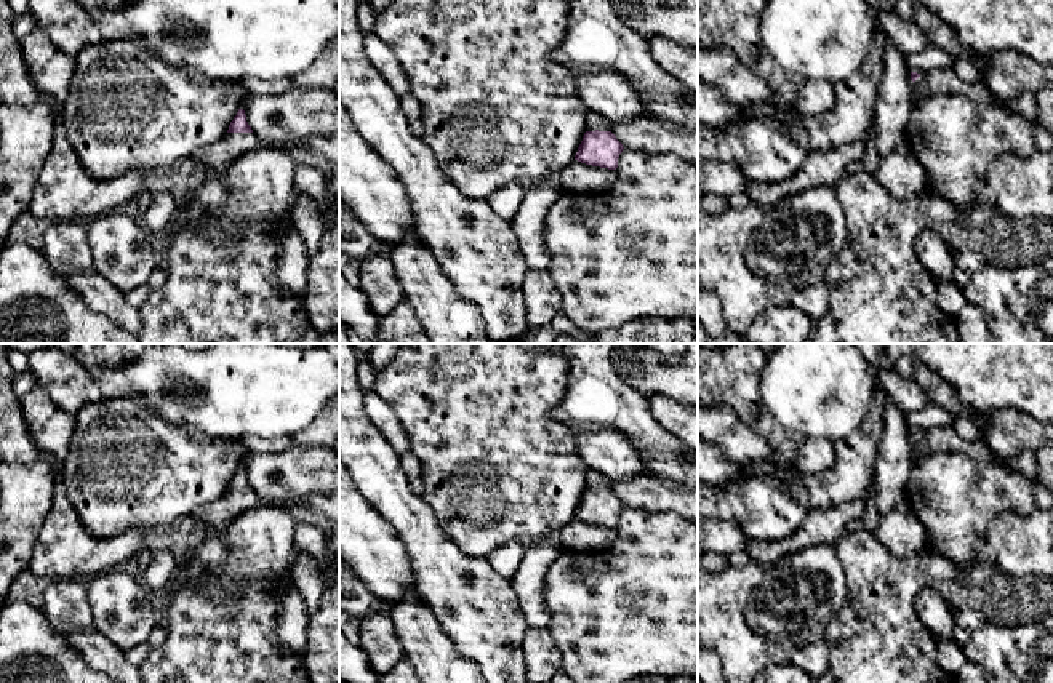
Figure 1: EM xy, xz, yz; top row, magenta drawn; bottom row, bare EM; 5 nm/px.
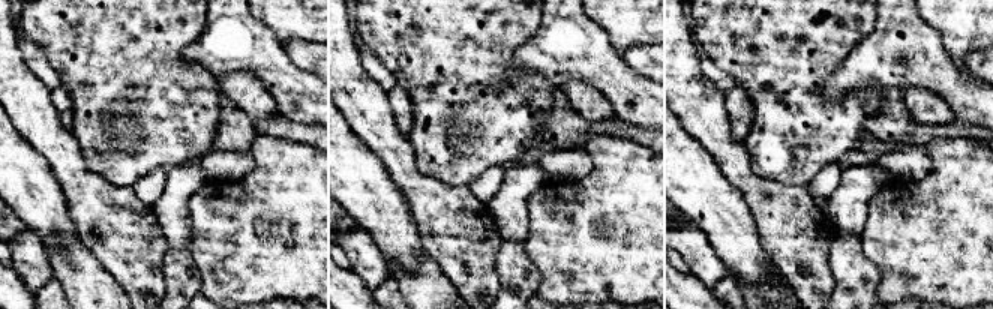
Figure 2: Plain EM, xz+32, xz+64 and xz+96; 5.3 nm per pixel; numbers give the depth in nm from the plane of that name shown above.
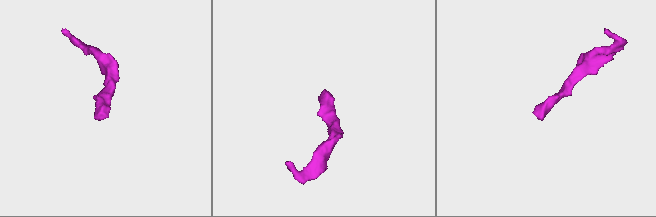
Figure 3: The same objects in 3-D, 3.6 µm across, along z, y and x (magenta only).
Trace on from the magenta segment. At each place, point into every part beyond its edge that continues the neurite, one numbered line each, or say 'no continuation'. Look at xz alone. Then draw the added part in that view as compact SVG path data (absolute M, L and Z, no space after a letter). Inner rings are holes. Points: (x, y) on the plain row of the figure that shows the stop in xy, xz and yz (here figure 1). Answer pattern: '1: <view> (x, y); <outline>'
1: xz (594, 479); M587 469L586 472L586 489L611 489L613 491L613 485L611 480L603 477L600 472L594 470L594 469Z

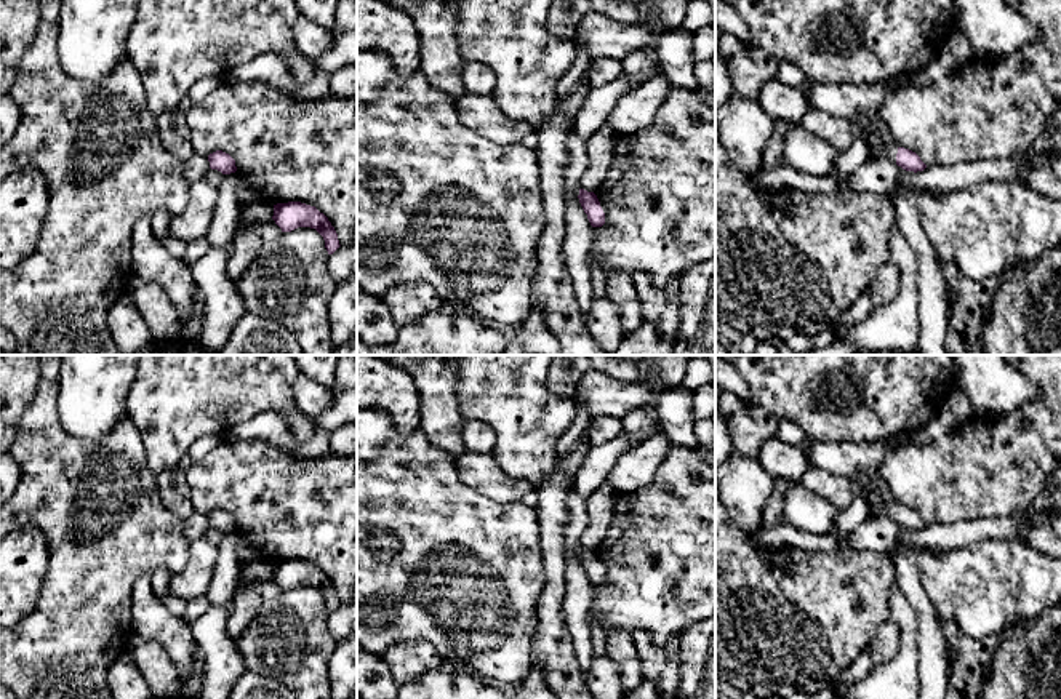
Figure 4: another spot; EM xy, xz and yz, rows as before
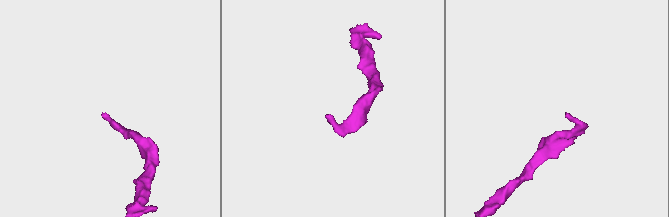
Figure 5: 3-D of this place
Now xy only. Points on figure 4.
no continuation

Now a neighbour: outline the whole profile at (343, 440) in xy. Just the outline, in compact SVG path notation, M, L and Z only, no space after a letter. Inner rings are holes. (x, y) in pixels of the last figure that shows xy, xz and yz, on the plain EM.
M344 424L333 430L330 438L330 451L339 456L357 456L357 424Z

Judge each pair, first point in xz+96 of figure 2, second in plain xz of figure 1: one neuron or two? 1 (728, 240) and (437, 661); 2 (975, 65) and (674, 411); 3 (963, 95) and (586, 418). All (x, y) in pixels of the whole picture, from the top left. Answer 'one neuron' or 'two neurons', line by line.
1: two neurons
2: one neuron
3: one neuron

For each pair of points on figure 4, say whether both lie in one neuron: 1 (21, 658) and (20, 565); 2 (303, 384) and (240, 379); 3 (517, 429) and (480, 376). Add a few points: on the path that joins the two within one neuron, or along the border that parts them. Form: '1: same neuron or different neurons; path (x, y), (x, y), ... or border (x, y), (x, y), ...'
1: different neurons; border (40, 586), (36, 607), (16, 624)
2: different neurons; border (300, 373), (295, 383), (295, 403), (312, 418)
3: same neuron; path (516, 416), (492, 389)

